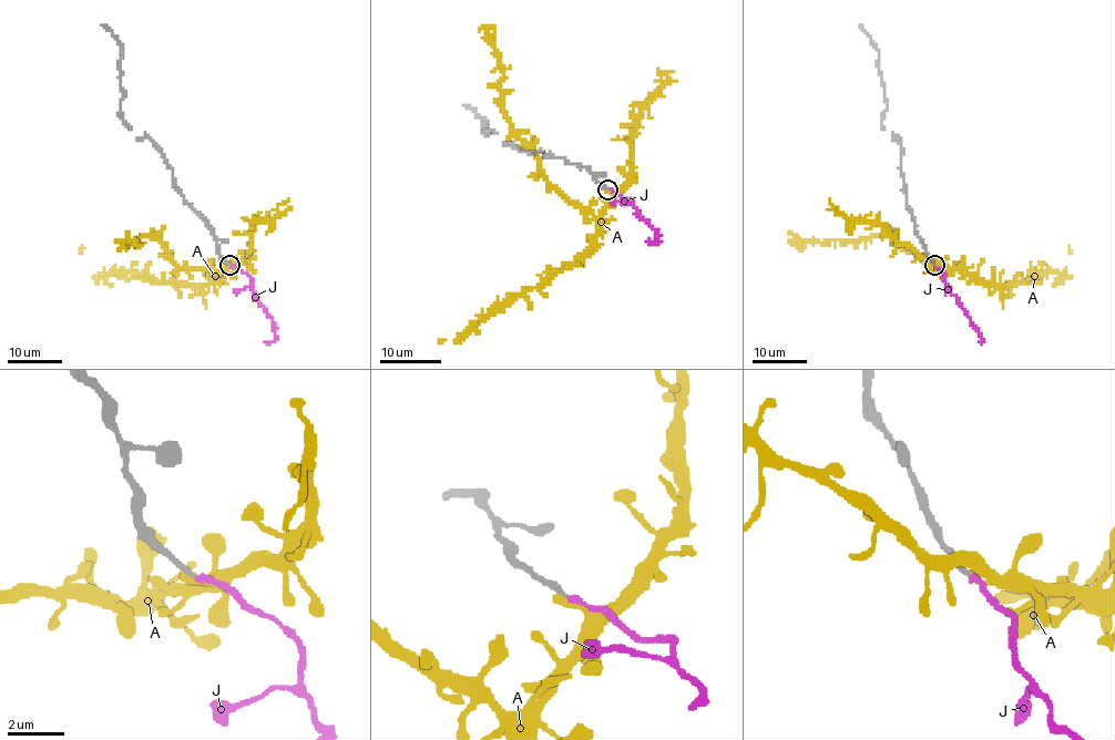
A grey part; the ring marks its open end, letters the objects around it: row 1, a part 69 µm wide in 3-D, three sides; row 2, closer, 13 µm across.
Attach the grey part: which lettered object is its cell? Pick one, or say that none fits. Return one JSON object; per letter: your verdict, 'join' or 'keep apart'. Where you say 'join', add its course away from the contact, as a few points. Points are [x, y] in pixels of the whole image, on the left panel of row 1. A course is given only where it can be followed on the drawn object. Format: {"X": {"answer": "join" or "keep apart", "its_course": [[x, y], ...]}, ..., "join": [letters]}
{"A": {"answer": "keep apart"}, "J": {"answer": "join", "its_course": [[229, 265], [251, 278], [257, 302], [270, 318], [275, 338], [264, 340]]}, "join": ["J"]}

